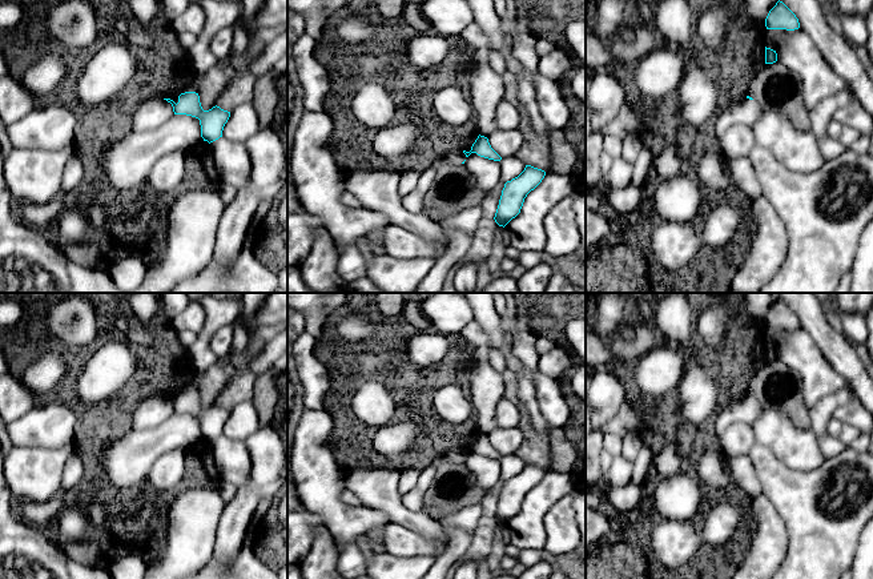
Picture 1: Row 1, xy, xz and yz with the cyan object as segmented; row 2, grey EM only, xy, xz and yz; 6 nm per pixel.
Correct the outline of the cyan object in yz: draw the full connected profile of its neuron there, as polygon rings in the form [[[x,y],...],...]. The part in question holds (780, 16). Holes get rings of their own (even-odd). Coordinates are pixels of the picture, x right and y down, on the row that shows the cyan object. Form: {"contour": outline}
{"contour": [[[777,1],[765,19],[767,29],[794,31],[800,28],[796,15],[783,3]]]}

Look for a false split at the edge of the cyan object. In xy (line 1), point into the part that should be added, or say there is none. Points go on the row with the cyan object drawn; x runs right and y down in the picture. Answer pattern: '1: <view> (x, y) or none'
1: none

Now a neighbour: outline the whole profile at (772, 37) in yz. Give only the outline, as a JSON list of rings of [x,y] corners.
[[[767,29],[764,36],[764,45],[776,51],[780,40],[786,37],[789,32],[790,31],[786,29]]]

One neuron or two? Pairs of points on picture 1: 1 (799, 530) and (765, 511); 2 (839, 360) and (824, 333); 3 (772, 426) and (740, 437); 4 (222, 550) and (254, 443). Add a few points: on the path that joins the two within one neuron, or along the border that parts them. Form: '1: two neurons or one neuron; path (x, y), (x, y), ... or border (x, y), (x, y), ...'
1: two neurons; border (764, 495), (784, 523), (787, 551)
2: one neuron; path (839, 353), (829, 340)
3: two neurons; border (751, 426), (756, 441)
4: one neuron; path (234, 523), (246, 499), (260, 486), (260, 470)

